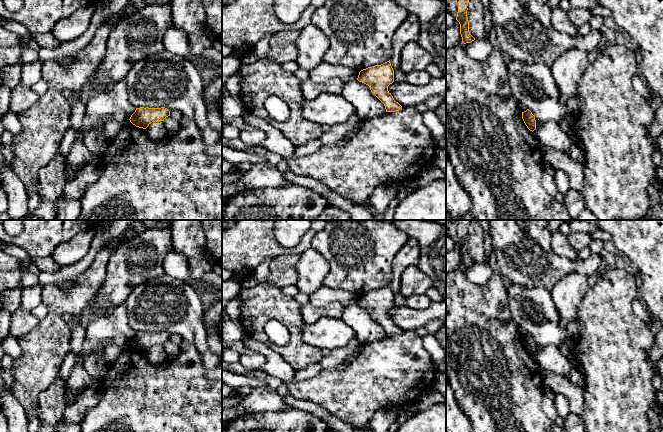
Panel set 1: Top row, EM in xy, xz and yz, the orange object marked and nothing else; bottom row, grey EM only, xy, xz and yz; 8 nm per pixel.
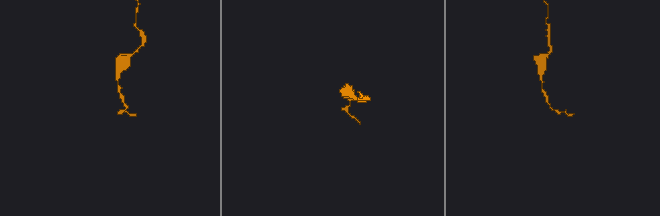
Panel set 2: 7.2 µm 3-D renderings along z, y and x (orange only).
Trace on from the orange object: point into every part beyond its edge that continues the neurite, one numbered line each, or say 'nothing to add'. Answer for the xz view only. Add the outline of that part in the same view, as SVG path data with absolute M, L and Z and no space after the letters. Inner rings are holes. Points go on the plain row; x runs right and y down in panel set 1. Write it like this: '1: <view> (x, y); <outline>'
nothing to add

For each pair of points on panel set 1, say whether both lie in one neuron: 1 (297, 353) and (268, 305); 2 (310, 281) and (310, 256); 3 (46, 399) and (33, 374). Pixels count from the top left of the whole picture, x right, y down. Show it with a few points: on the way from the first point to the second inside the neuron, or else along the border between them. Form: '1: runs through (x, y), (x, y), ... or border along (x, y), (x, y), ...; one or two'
1: runs through (295, 340), (294, 326), (281, 313); one
2: runs through (310, 275), (310, 262); one
3: border along (58, 375), (39, 395), (36, 415); two

